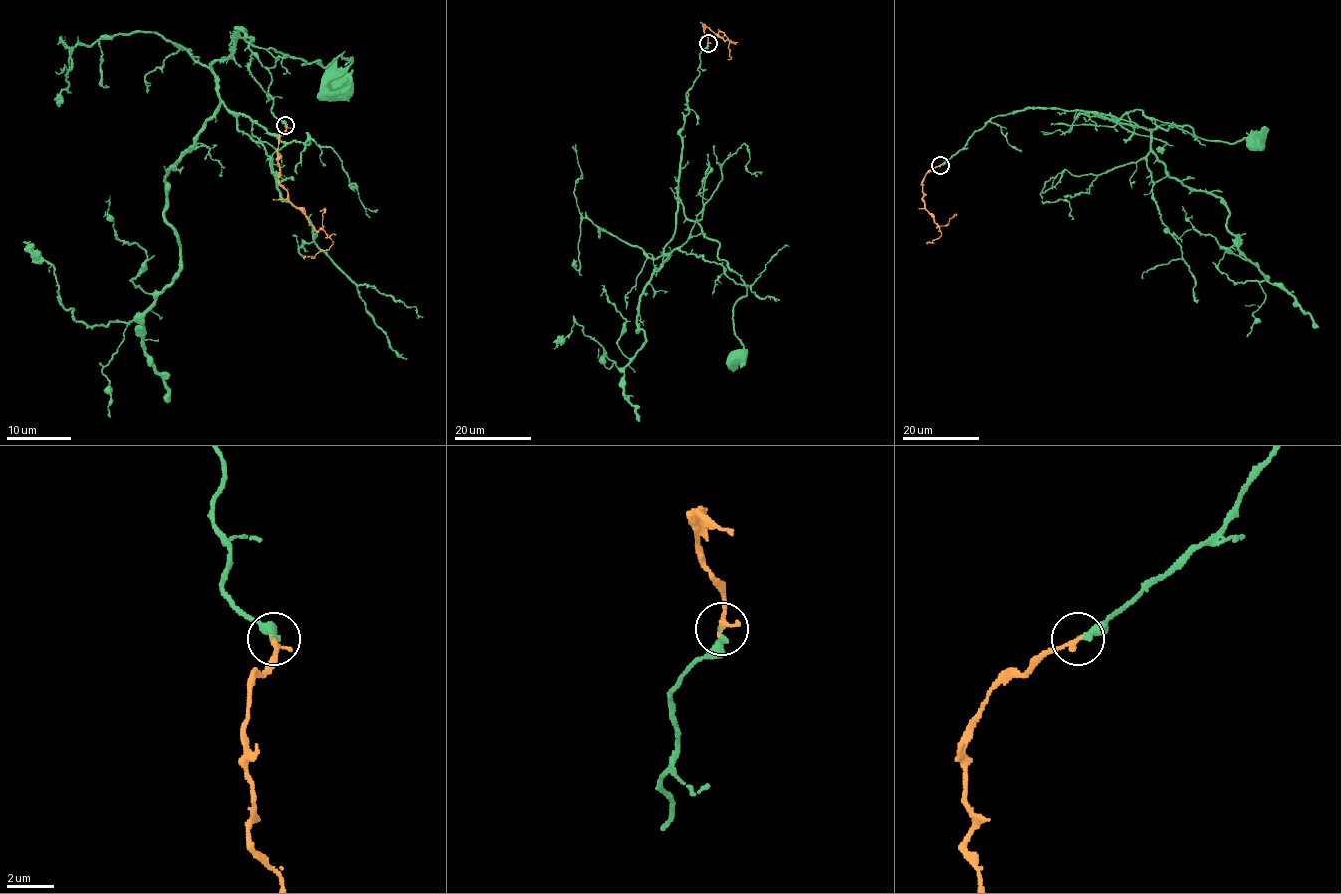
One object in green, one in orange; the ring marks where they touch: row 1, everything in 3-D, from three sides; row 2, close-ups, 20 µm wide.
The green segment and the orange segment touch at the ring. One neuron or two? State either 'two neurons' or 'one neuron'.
one neuron

